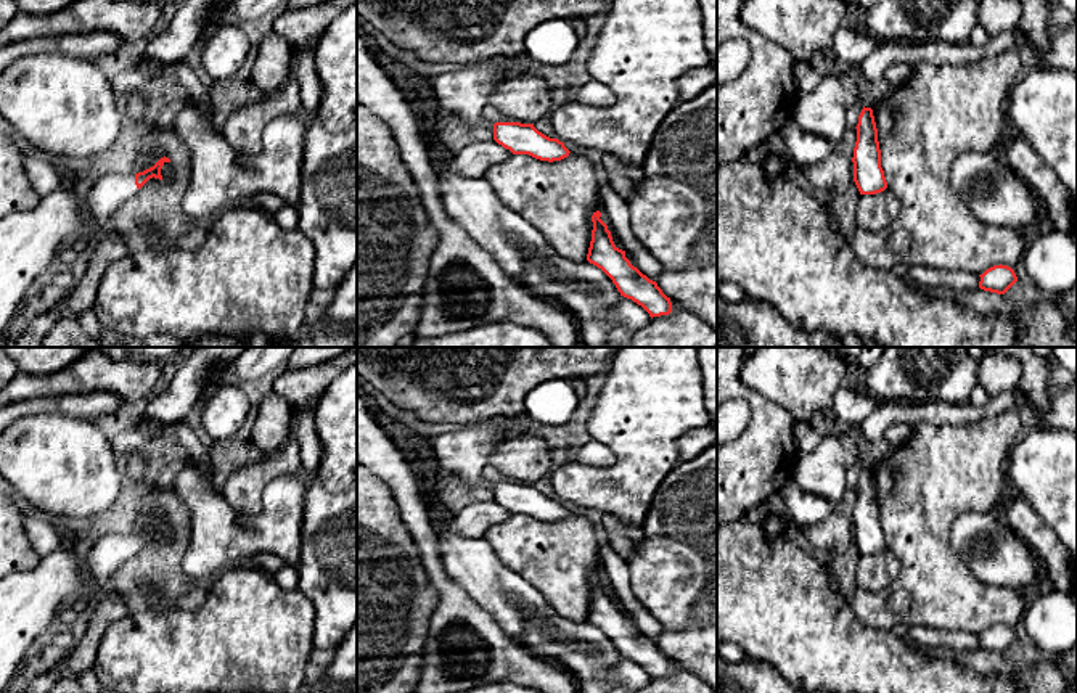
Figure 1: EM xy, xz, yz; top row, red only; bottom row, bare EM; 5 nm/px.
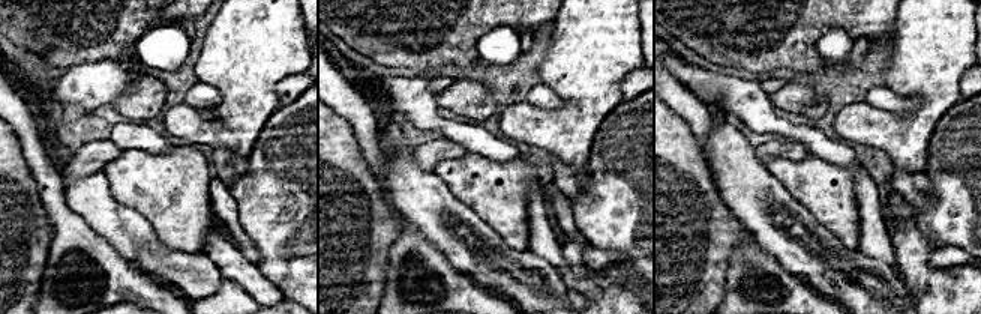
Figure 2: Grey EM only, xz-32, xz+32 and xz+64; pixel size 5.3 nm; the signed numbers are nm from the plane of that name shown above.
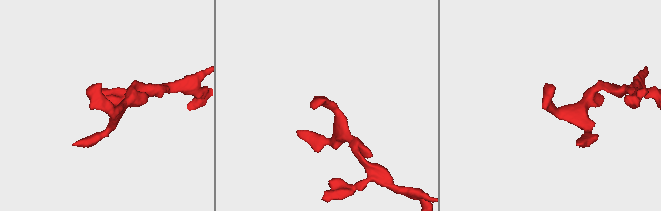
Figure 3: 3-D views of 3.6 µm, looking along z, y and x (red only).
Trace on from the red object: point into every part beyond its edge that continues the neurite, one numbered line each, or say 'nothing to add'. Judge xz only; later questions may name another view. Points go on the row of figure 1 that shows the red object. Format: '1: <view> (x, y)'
1: xz (466, 90)

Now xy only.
1: xy (106, 193)

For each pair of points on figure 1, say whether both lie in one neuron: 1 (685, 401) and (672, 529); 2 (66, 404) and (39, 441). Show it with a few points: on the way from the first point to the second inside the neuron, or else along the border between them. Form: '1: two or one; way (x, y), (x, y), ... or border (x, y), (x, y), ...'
1: two; border (680, 462), (656, 492)
2: two; border (21, 417), (63, 414), (92, 422)

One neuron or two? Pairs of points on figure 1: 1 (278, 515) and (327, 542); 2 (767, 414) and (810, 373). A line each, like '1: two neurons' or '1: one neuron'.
1: two neurons
2: two neurons

